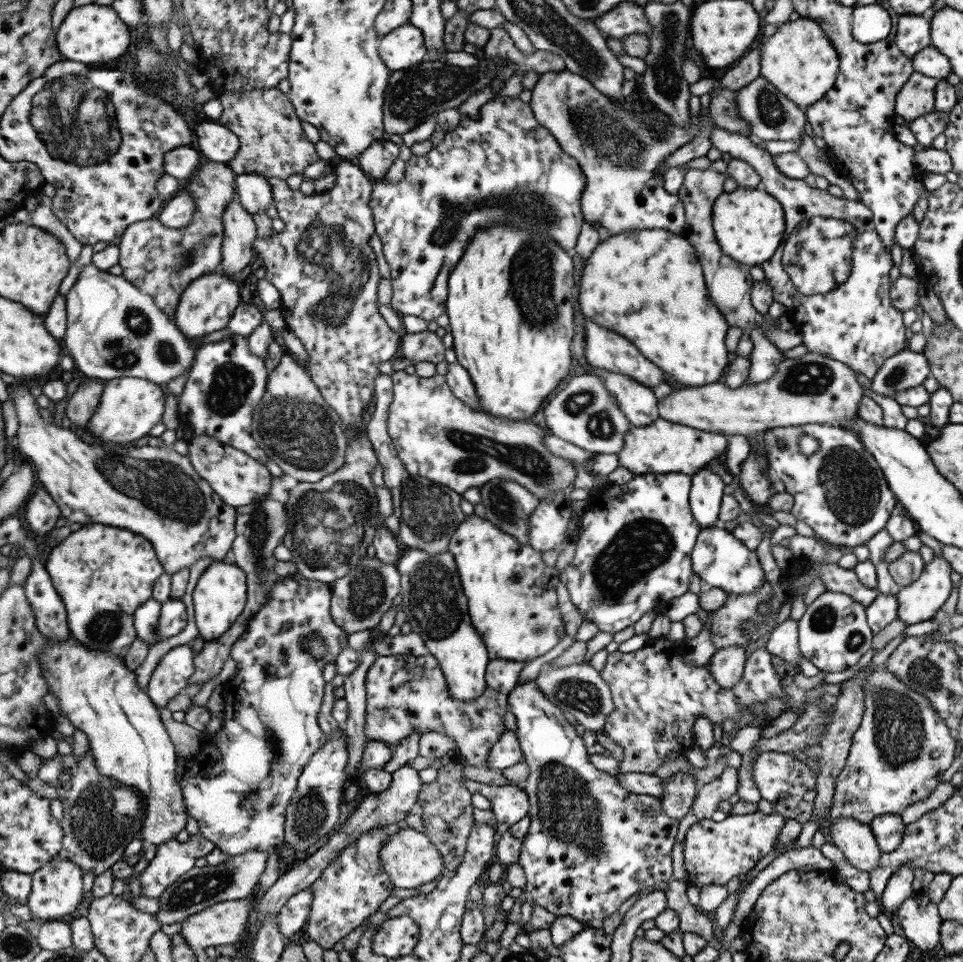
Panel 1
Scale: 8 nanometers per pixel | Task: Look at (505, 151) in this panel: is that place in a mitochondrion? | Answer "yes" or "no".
no

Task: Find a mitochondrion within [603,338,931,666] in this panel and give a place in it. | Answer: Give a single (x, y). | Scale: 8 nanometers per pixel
(849, 486)

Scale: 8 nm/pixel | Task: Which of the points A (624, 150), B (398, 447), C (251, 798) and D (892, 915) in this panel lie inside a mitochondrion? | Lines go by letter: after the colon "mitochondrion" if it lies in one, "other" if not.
A: mitochondrion
B: other
C: mitochondrion
D: other

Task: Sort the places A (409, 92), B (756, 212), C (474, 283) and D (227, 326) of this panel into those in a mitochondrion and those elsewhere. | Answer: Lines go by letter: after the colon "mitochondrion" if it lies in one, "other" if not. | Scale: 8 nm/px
A: mitochondrion
B: other
C: other
D: other

